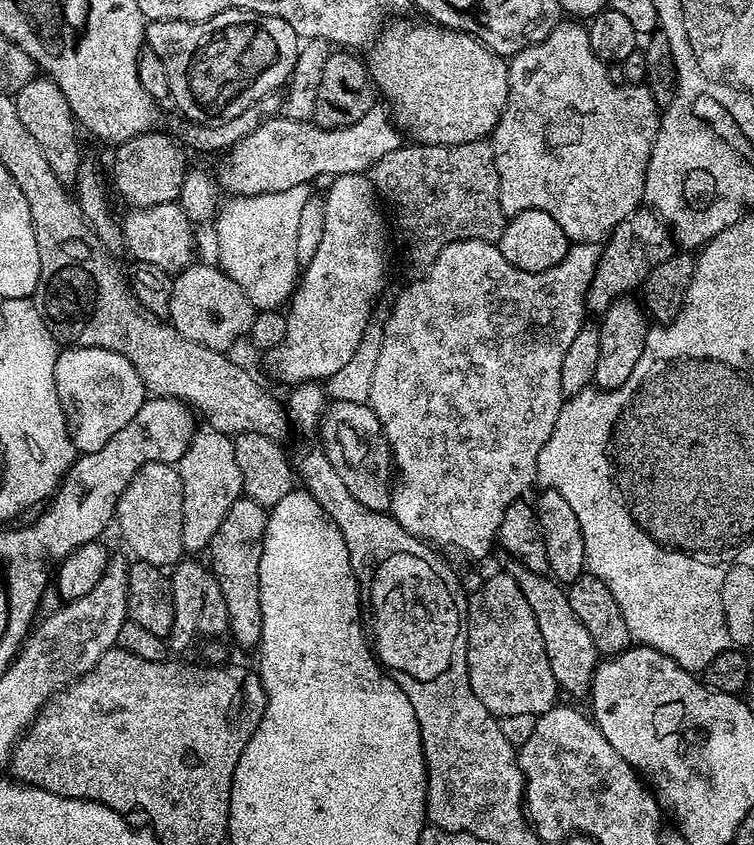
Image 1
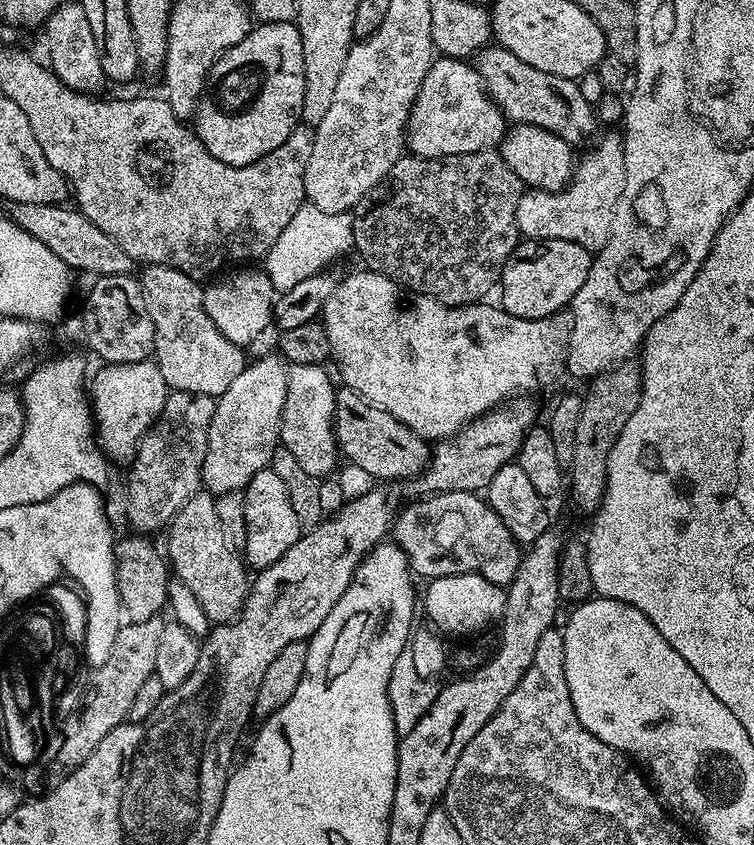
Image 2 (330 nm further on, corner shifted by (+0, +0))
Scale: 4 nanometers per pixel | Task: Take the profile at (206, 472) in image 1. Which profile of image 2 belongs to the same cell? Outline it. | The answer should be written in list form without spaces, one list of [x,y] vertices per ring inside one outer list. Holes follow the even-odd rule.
[[[279,355],[264,356],[261,360],[245,363],[242,374],[234,378],[226,386],[226,390],[216,400],[214,418],[210,422],[208,431],[208,445],[206,458],[200,468],[200,479],[207,491],[221,496],[227,492],[238,492],[244,489],[258,474],[258,470],[269,467],[274,450],[278,447],[280,438],[280,415],[282,406],[286,402],[286,386],[288,385],[289,365]]]

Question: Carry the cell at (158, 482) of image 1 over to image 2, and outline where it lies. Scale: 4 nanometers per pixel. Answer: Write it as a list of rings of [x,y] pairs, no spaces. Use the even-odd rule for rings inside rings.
[[[207,490],[194,493],[174,514],[167,532],[166,559],[175,579],[190,589],[213,625],[235,620],[248,596],[250,572],[245,561],[228,549],[226,538],[222,538],[222,525],[218,523],[218,513],[214,510],[213,493]]]

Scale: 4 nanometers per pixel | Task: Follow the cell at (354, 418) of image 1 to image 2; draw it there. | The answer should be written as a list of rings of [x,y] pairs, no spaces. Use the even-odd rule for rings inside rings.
[[[474,492],[424,494],[413,504],[405,503],[396,513],[391,535],[408,555],[417,577],[437,580],[454,574],[477,572],[490,582],[507,586],[520,565],[522,545],[506,530],[506,522],[494,514],[487,499]]]

